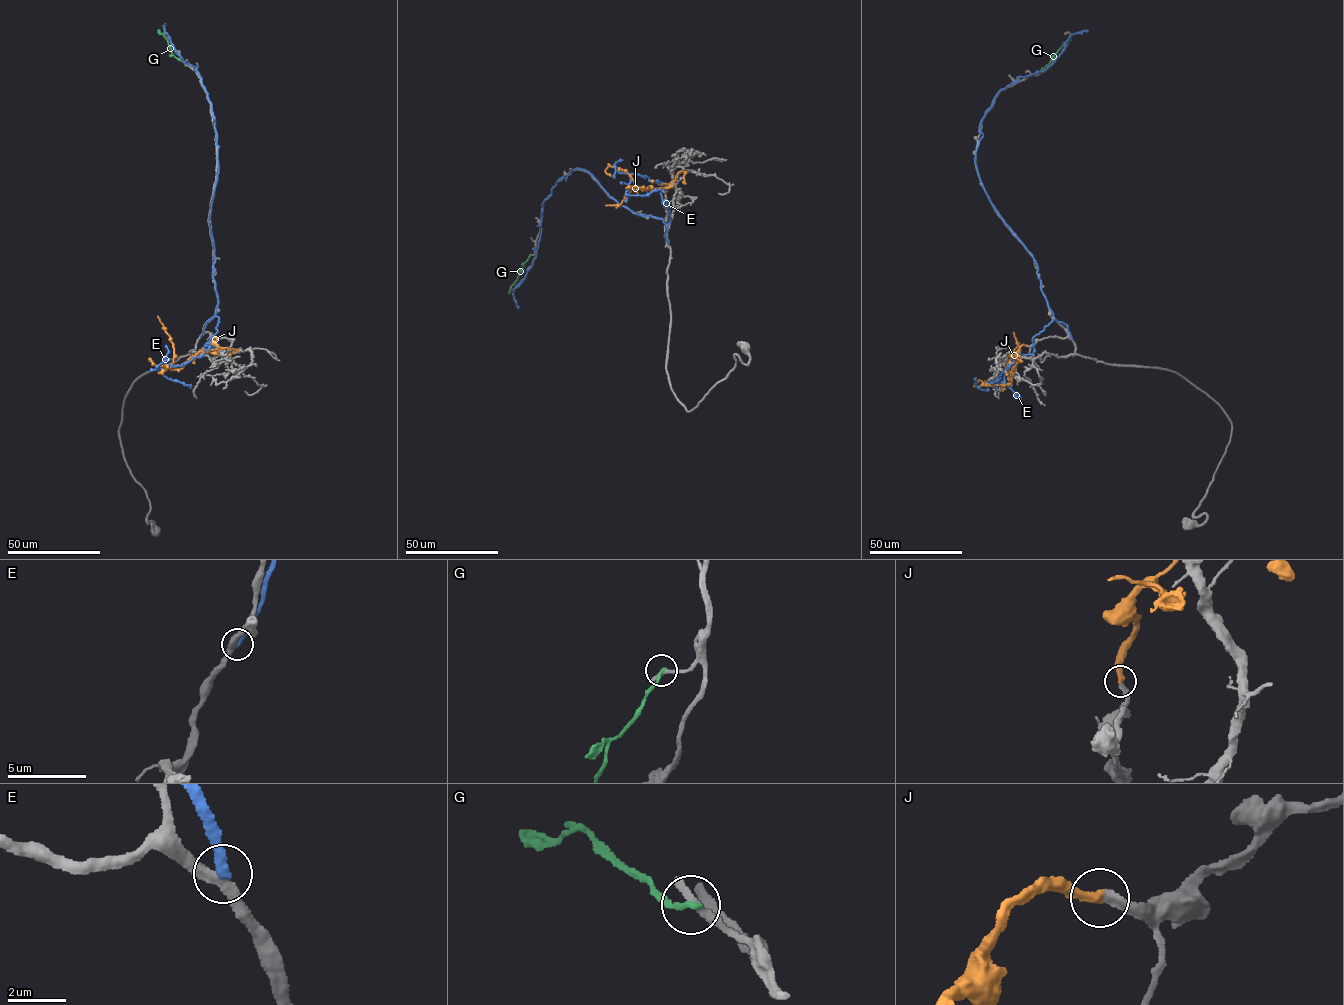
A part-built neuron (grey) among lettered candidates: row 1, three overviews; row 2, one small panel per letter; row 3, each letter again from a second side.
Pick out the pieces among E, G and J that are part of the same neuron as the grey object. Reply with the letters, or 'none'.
J

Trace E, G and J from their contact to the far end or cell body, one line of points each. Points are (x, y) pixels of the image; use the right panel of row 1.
E: (1071, 339), (1042, 293), (1032, 255), (985, 192), (975, 151), (997, 93), (1045, 70), (1070, 36), (1088, 31)
G: (1041, 69), (1070, 38)
J: (1026, 345), (1017, 352), (1019, 360), (1010, 382), (976, 383), (979, 380), (986, 383)

